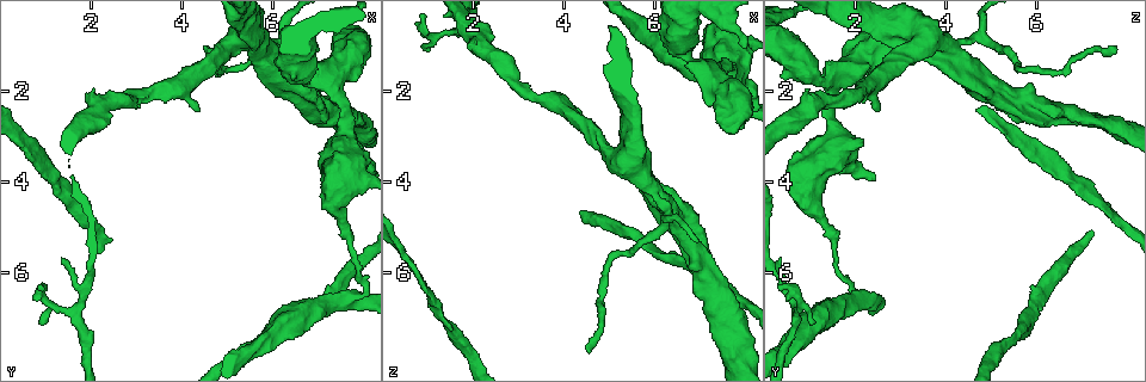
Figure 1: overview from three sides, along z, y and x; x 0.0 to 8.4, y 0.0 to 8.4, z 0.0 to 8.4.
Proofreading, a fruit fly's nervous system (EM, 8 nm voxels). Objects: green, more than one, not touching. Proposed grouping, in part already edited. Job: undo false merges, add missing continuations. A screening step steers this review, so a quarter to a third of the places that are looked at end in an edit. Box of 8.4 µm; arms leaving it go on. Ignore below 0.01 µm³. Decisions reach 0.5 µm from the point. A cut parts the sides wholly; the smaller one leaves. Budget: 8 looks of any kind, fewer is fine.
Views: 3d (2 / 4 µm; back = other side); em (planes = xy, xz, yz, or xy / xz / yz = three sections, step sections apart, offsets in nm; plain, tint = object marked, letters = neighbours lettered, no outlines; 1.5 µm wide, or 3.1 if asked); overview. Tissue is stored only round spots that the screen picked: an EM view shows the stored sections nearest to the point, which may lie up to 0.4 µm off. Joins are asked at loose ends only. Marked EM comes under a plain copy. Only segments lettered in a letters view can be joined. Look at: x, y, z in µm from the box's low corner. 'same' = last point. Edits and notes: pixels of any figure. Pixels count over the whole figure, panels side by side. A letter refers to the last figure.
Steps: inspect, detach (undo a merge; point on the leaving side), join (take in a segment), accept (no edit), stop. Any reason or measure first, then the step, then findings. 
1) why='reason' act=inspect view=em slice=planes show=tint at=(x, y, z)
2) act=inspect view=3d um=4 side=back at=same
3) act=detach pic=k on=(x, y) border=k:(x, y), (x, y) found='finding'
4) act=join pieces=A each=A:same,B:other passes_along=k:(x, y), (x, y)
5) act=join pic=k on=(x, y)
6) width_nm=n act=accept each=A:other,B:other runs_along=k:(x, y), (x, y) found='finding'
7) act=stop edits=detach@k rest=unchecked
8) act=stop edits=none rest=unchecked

why='long arm stops here' act=inspect view=em slice=planes show=letters at=(4.55, 1.10, 7.70)

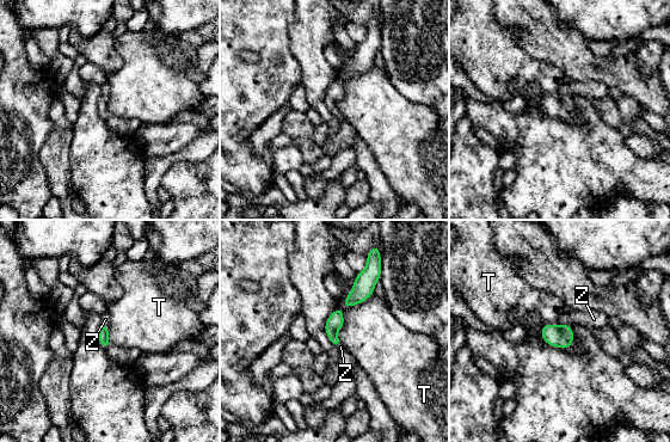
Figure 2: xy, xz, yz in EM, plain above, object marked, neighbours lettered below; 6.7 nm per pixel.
width_nm=80 act=join pieces=Z each=T:other,Z:same passes_along=2:(560, 336), (565, 324), (594, 319) found='it goes on there'

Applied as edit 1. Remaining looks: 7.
why='three arms meet' act=inspect view=em slice=xy step=4 show=tint at=(6.30, 0.85, 4.85)

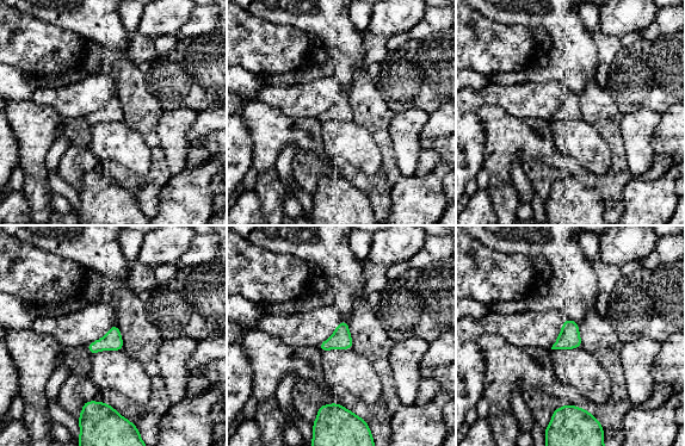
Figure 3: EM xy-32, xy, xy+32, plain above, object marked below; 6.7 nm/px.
act=inspect view=em slice=planes show=tint at=same

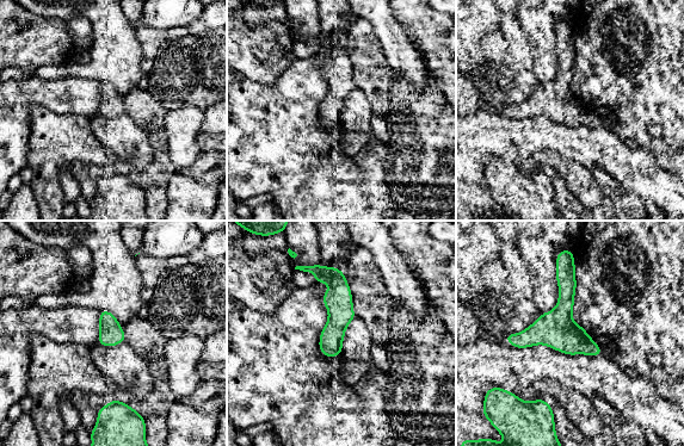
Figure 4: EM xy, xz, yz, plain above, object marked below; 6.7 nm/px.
act=inspect view=em slice=planes show=letters at=same

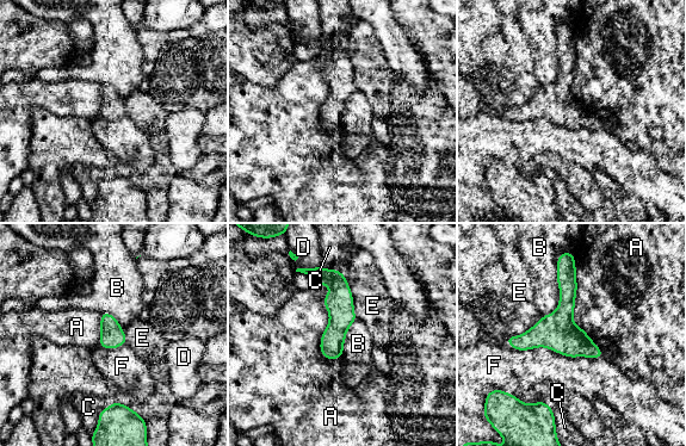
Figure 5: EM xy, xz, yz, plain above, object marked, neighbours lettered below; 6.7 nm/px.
width_nm=160 act=accept each=A:other,B:other,C:other,D:other,E:other,F:other runs_along=5:(317, 271), (337, 289), (335, 355) found='one neuron here'

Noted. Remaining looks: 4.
why='sudden change in width' act=inspect view=3d um=2 at=(7.70, 5.20, 1.60)

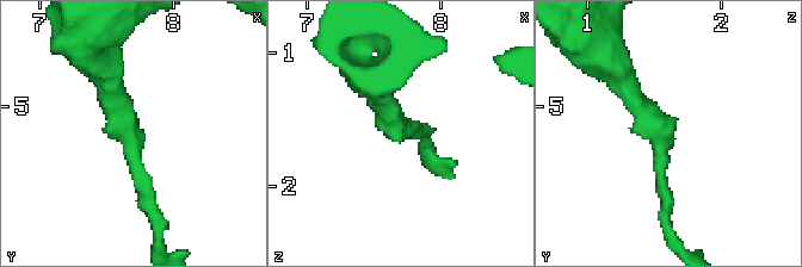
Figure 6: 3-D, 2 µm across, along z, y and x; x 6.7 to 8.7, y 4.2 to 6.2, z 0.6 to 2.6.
act=inspect view=em slice=xy step=4 show=letters at=(7.72, 5.26, 1.56)

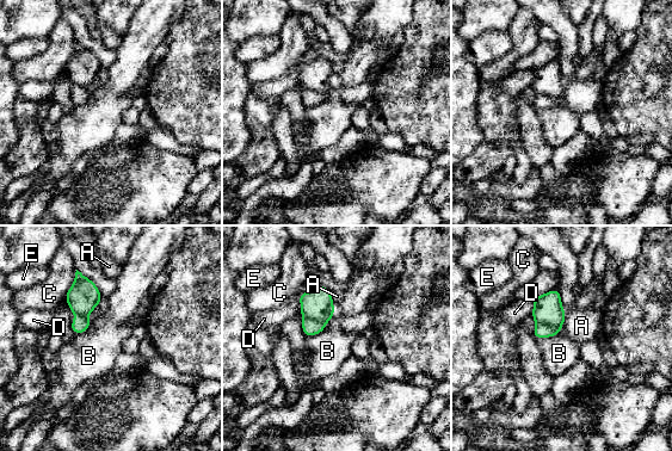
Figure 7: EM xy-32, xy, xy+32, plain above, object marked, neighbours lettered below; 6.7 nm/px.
width_nm=60 act=detach pic=7 on=(541, 331) each=A:other,B:other,C:other,D:other,E:other border=7:(536, 321), (559, 327) found='a second neuron is stuck on'

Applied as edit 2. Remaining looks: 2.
act=stop edits=join@2,detach@7 rest=unchecked

